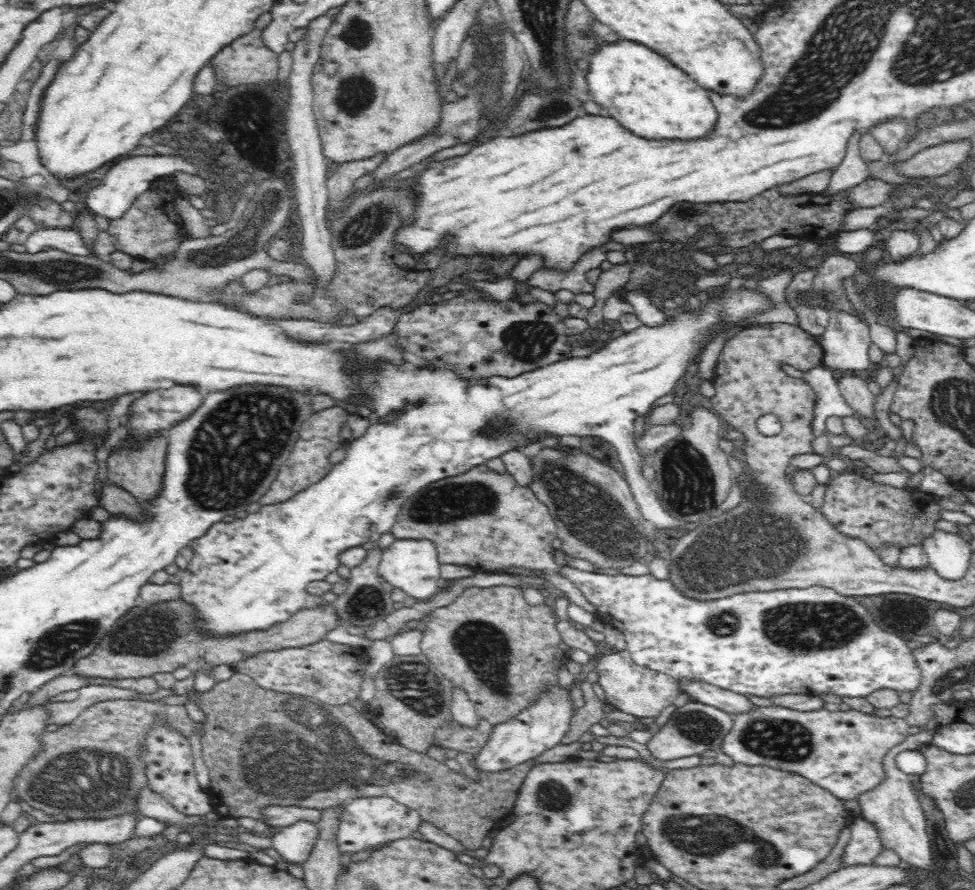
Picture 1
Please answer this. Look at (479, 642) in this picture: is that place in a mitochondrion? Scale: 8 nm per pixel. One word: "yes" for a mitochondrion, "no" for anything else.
yes

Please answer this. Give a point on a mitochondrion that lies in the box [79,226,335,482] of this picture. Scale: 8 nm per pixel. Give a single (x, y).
(299, 297)

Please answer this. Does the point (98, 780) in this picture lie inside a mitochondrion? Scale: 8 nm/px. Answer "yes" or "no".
yes

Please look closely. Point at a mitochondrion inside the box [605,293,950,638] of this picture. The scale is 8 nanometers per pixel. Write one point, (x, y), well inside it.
(716, 559)

